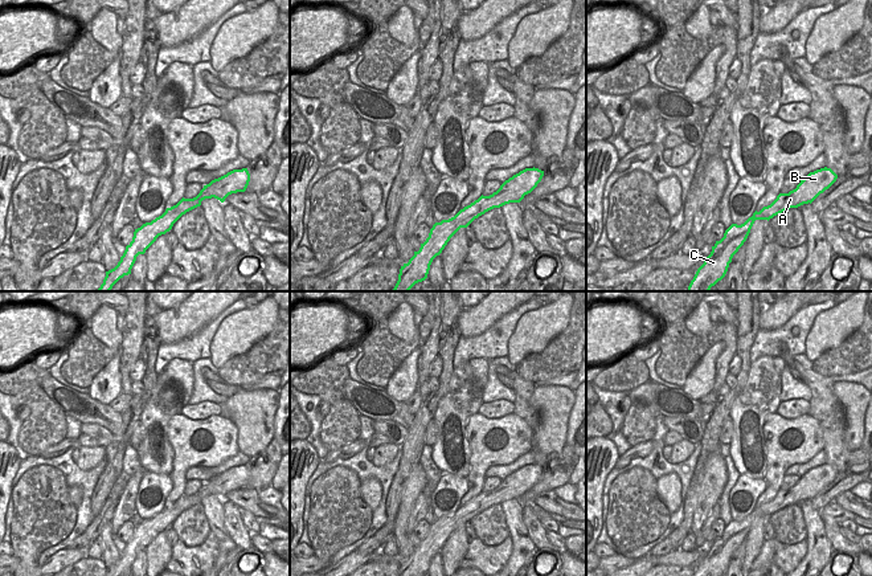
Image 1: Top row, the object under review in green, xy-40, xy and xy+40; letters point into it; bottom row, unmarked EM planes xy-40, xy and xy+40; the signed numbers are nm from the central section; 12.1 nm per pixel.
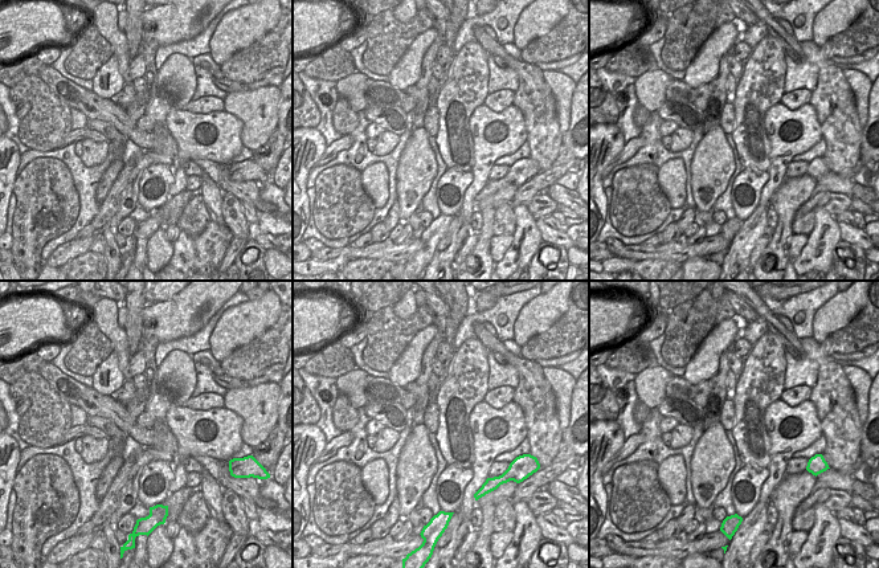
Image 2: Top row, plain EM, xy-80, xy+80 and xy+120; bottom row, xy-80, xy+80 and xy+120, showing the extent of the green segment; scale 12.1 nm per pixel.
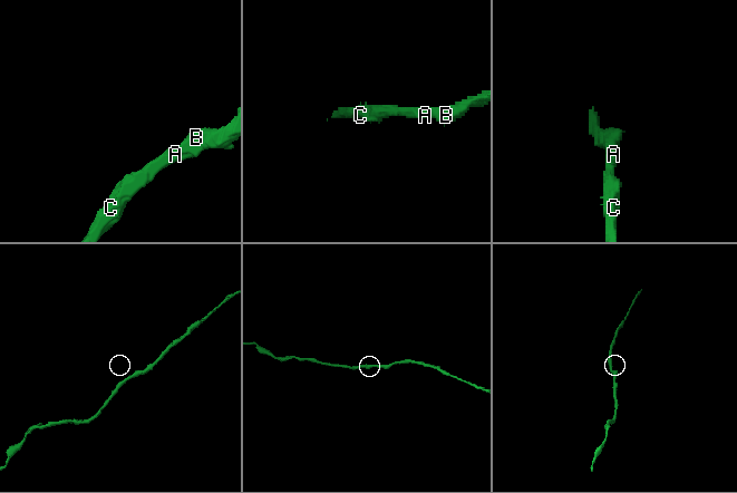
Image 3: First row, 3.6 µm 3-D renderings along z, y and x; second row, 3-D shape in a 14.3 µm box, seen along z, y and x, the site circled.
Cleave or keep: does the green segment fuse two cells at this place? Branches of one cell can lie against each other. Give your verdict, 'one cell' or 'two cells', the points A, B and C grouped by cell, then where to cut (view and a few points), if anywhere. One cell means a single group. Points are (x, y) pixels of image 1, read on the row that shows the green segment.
one cell | A B C | no cut

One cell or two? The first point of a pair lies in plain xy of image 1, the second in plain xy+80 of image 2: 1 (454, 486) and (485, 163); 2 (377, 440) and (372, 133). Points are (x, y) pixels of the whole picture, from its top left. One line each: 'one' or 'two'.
1: two
2: one

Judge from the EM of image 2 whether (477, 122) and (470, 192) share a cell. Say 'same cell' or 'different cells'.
same cell

